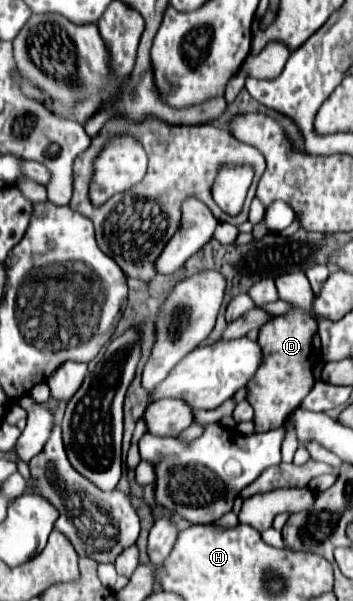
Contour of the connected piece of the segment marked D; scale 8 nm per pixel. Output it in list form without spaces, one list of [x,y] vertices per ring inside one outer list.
[[[302,271],[284,273],[276,277],[276,289],[278,297],[282,301],[288,301],[292,309],[284,315],[272,317],[266,325],[262,325],[258,335],[258,343],[264,349],[264,363],[248,383],[248,401],[252,407],[256,407],[258,431],[280,427],[286,418],[299,408],[306,393],[310,393],[310,389],[314,387],[312,365],[320,359],[320,337],[316,333],[318,325],[312,315],[308,315],[308,309],[312,309],[314,293],[306,275]]]

